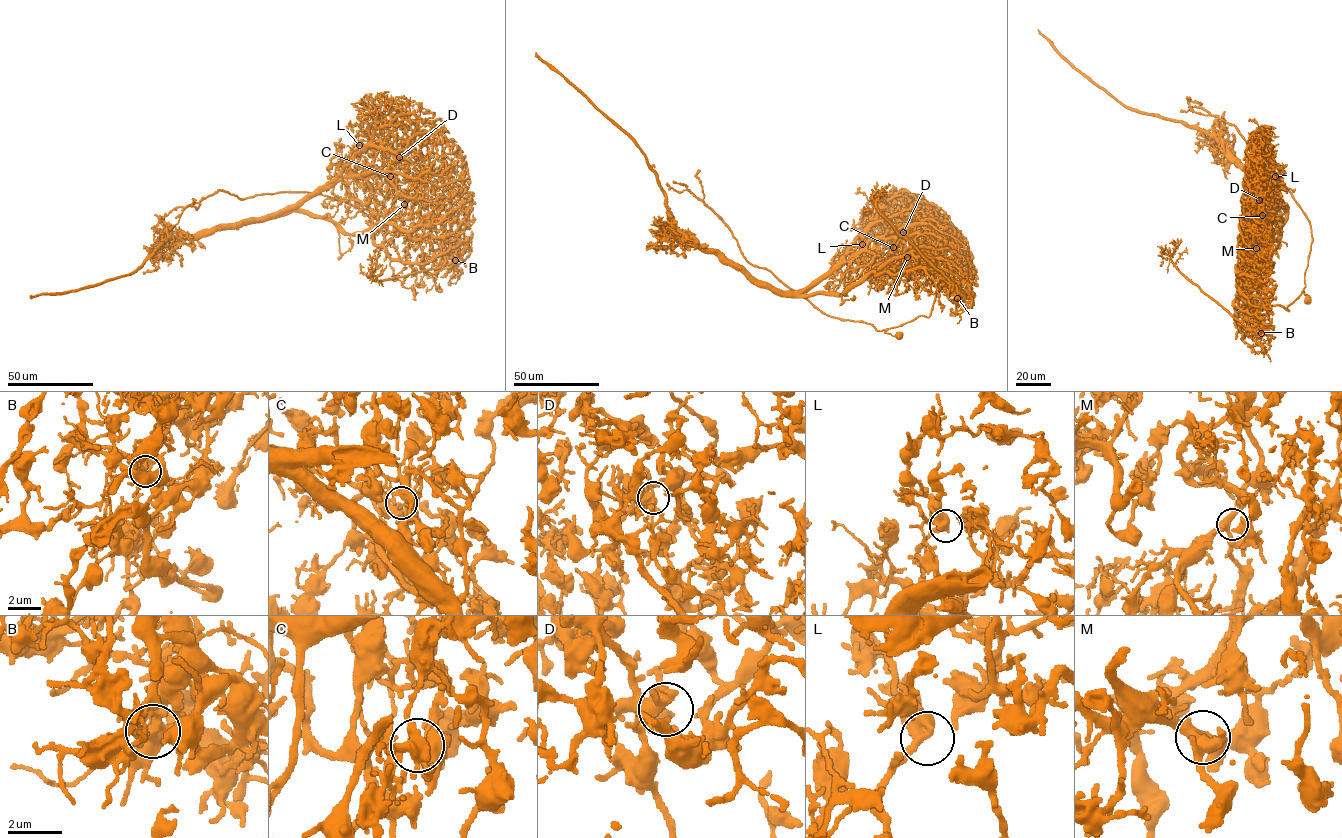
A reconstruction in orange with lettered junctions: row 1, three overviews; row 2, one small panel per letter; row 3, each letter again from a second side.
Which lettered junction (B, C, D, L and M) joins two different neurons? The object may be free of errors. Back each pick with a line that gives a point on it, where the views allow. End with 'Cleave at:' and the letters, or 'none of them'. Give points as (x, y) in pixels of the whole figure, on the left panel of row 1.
B: at (455, 260)
Cleave at: B

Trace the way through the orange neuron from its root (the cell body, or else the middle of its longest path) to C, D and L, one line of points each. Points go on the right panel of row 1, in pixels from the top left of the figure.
C: (1308, 299), (1303, 290), (1288, 310), (1254, 310), (1240, 288), (1247, 270), (1244, 227), (1262, 215)
D: (1308, 299), (1303, 290), (1288, 310), (1254, 310), (1240, 288), (1247, 270), (1244, 227), (1259, 200)
L: (1308, 299), (1303, 290), (1288, 310), (1276, 305), (1254, 310), (1240, 288), (1247, 270), (1244, 227), (1275, 176)

